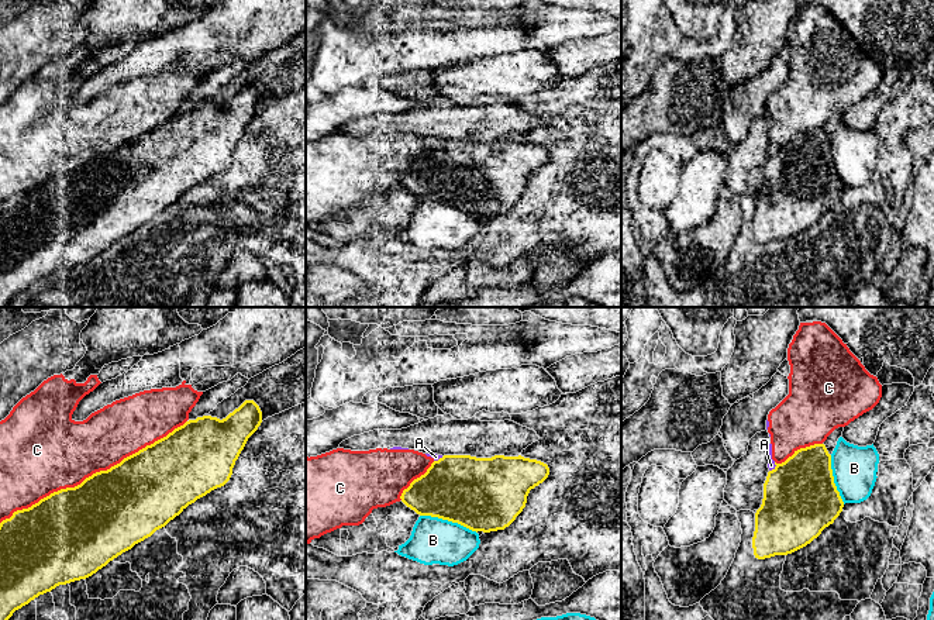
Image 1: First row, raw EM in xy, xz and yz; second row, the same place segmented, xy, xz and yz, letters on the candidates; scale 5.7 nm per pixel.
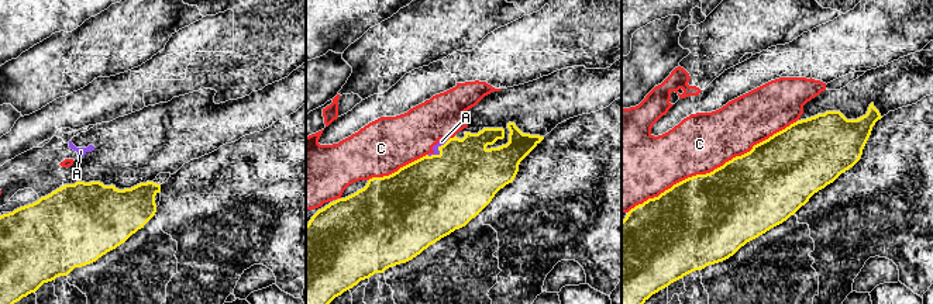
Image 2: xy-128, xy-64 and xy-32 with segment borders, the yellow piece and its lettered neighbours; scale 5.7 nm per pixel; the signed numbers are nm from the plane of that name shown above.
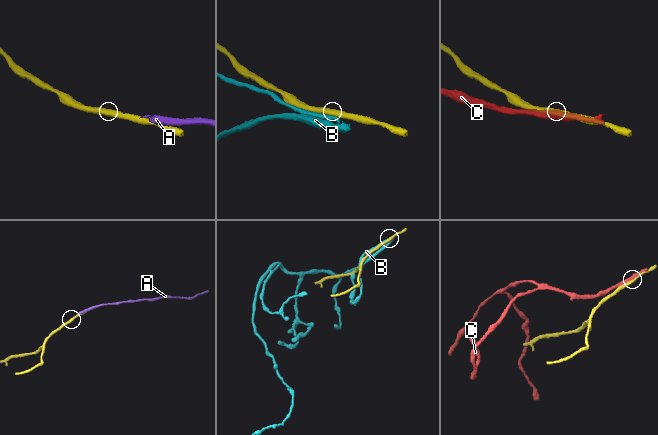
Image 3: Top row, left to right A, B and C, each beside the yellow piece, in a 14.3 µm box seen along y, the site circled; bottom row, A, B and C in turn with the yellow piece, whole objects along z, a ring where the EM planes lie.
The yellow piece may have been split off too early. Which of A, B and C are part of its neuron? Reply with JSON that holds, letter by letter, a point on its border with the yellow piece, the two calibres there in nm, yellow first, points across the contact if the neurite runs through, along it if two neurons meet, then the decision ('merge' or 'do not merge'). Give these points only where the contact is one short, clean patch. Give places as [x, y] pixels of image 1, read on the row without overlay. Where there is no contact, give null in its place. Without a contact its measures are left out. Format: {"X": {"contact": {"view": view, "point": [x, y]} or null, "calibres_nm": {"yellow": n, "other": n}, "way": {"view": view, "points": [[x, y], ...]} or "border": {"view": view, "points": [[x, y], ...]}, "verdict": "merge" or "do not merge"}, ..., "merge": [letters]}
{"A": {"contact": {"view": "yz", "point": [775, 151]}, "calibres_nm": {"yellow": 420, "other": 50}, "border": {"view": "yz", "points": [[775, 147], [769, 155]]}, "verdict": "do not merge"}, "B": {"contact": {"view": "xz", "point": [448, 205]}, "calibres_nm": {"yellow": 420, "other": 260}, "verdict": "do not merge"}, "C": {"contact": {"view": "xy", "point": [93, 158]}, "calibres_nm": {"yellow": 460, "other": 420}, "verdict": "do not merge"}, "merge": []}

